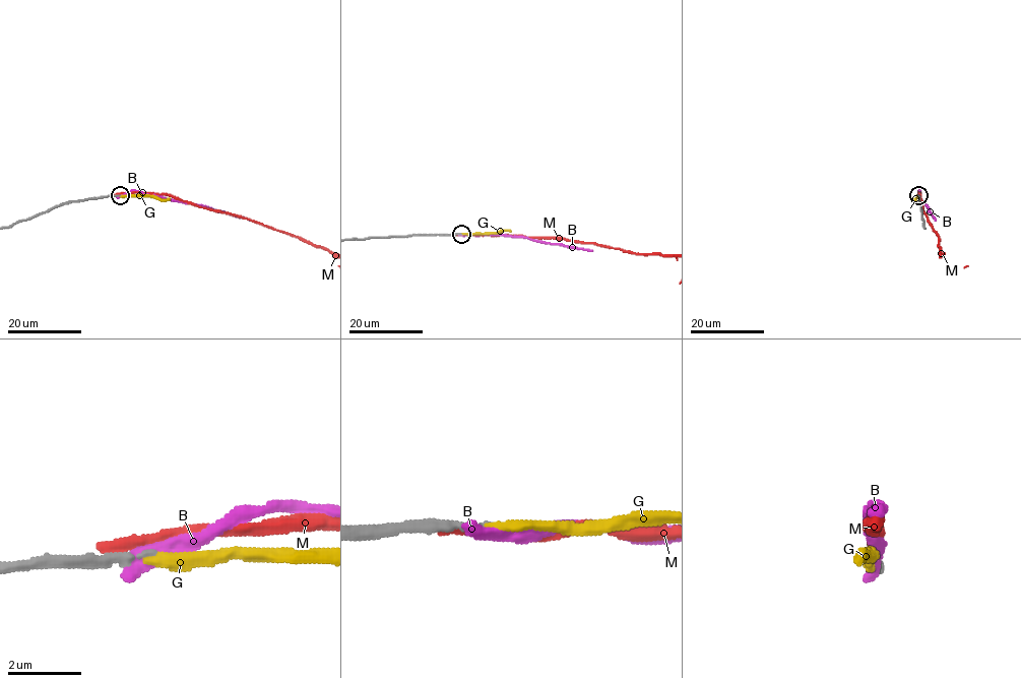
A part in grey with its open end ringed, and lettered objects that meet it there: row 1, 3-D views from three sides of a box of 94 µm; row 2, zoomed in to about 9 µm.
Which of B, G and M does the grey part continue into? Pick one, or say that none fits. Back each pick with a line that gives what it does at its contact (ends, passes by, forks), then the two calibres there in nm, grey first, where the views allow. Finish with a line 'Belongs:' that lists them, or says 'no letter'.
G: it ends there; 190 nm thick on the grey side, 280 nm on the other
Belongs: G

